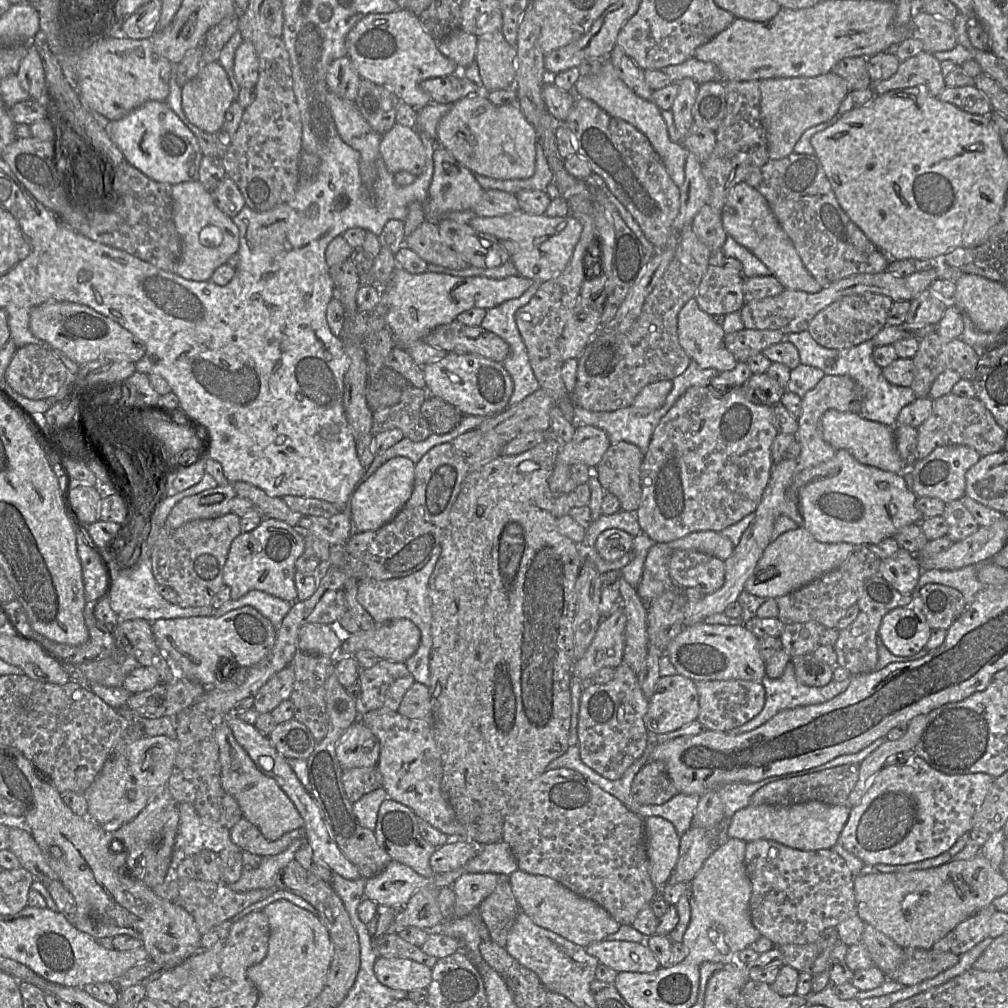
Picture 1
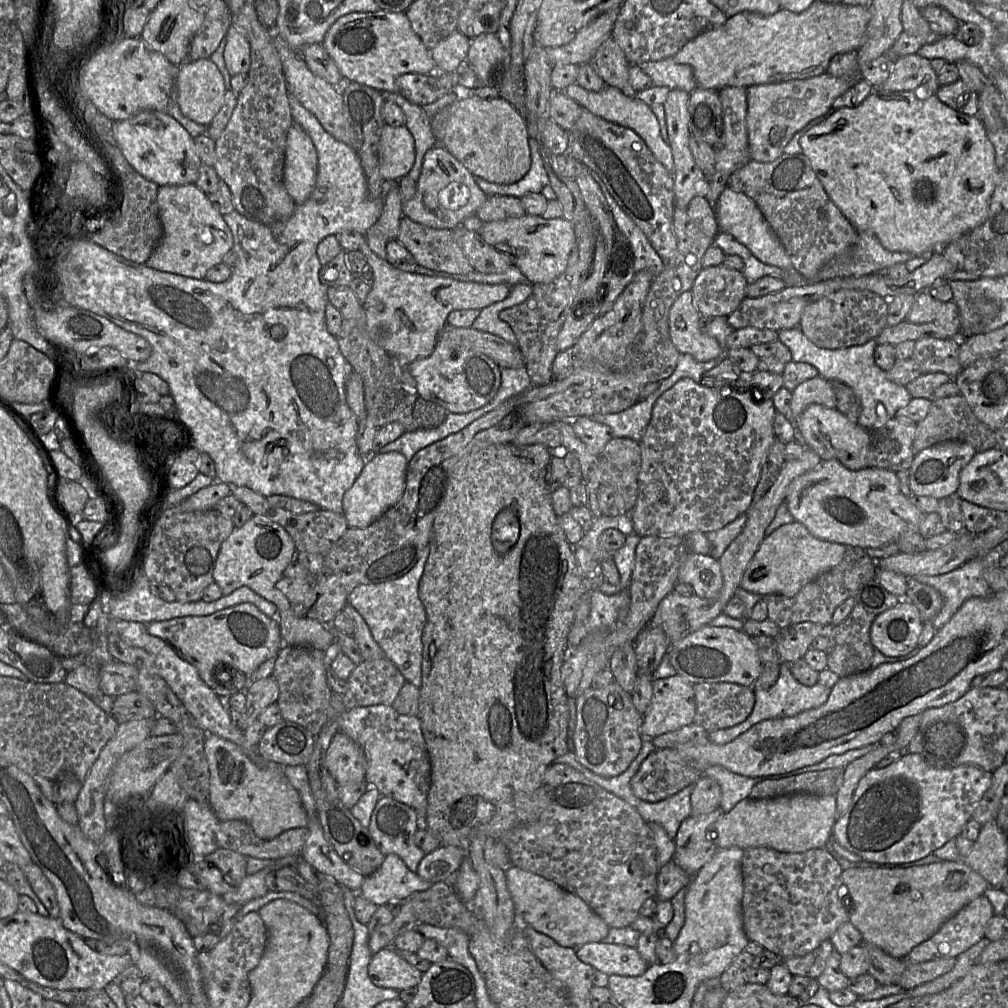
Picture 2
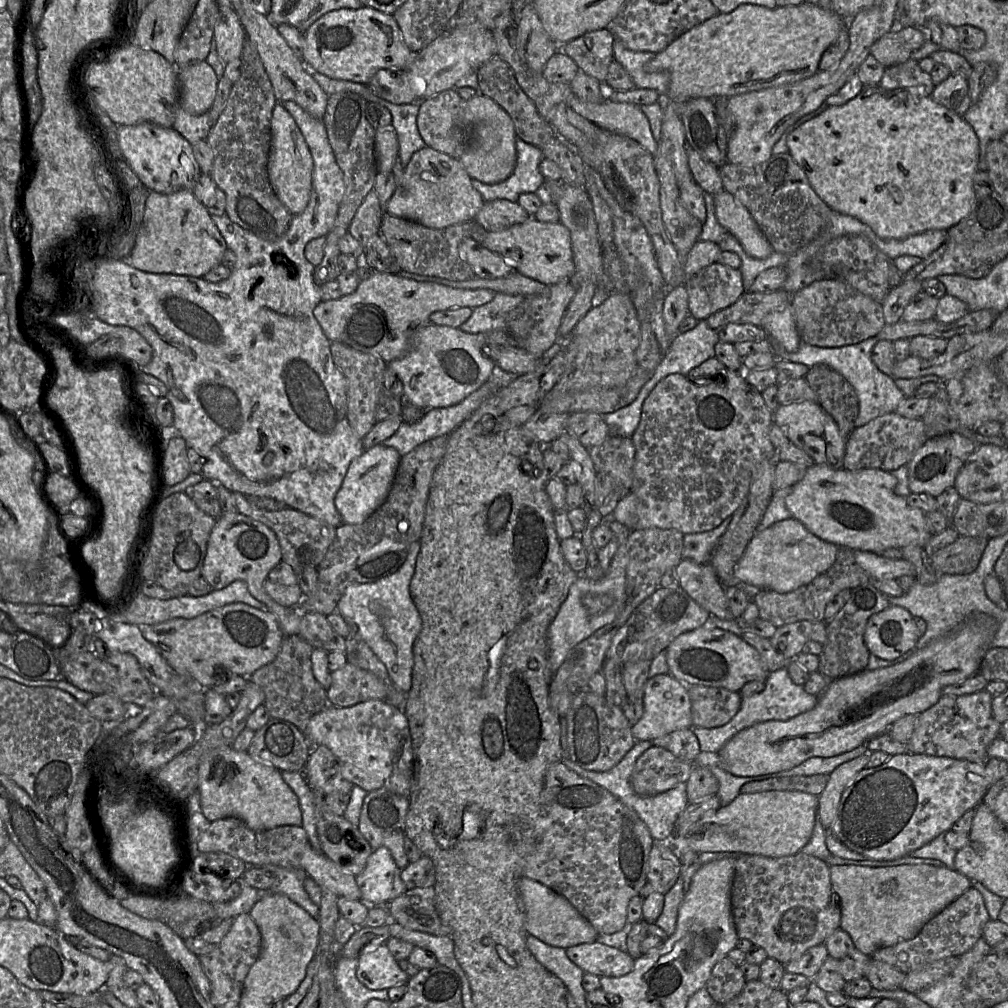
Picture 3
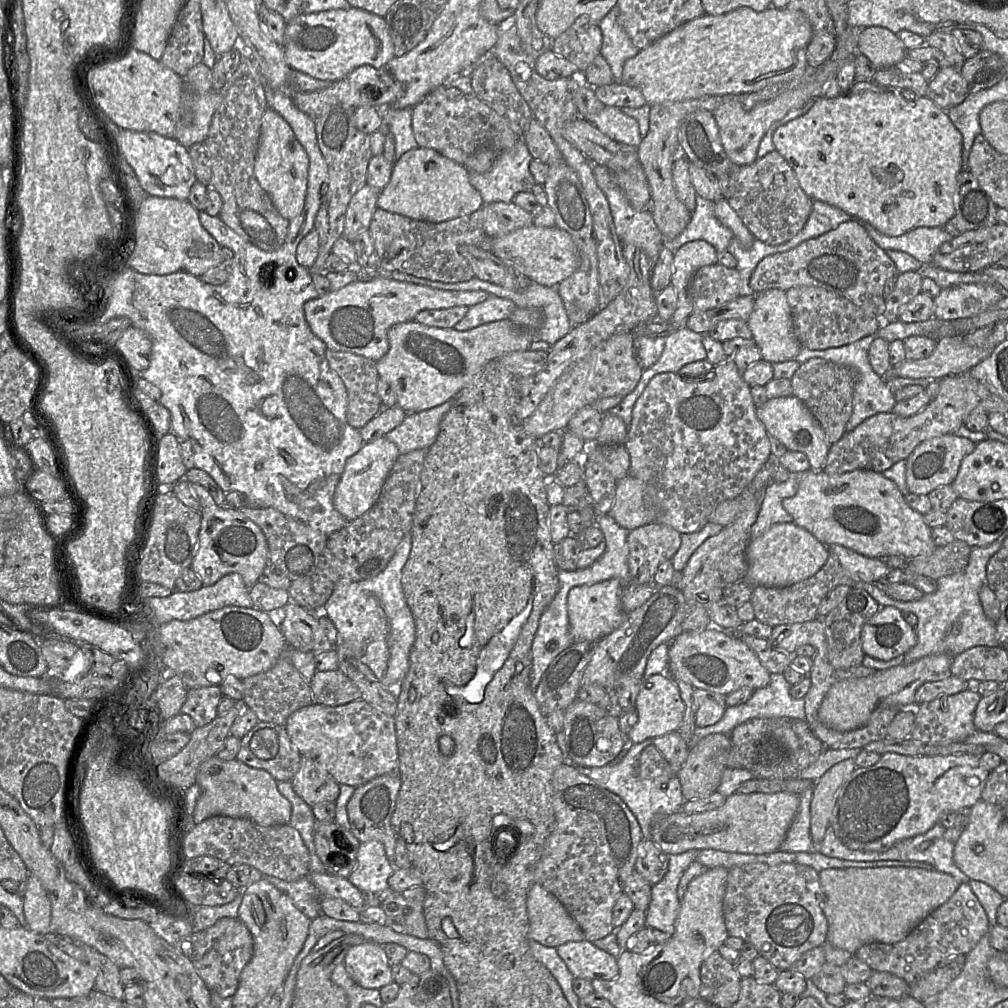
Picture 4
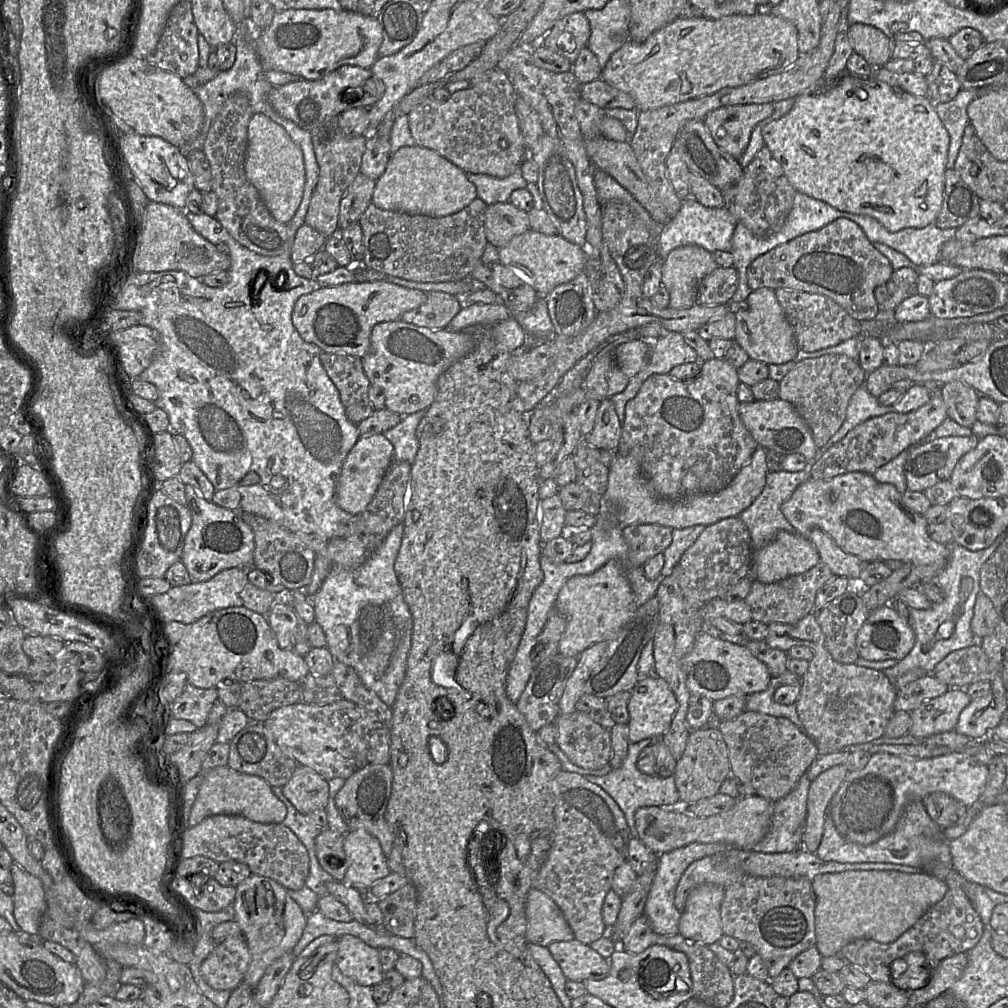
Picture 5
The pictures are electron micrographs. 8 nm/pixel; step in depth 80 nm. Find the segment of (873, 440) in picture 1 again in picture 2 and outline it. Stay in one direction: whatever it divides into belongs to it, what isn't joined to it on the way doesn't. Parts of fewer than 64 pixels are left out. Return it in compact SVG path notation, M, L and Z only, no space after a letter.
M811 404L794 421L794 426L803 438L803 446L818 454L822 461L837 459L850 470L869 467L868 451L873 439L872 431L851 422L837 409Z

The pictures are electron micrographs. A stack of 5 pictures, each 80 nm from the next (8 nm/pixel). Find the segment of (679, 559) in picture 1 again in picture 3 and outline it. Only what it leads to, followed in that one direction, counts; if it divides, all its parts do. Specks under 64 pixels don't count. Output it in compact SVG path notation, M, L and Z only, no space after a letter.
M682 559L675 567L675 572L680 588L712 617L734 619L725 595L726 588L710 562L697 563L691 559Z

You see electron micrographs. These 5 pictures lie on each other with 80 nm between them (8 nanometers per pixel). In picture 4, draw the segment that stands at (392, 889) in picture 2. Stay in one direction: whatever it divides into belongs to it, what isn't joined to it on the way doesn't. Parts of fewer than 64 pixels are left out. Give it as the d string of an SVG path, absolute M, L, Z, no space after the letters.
M361 842L357 863L348 880L368 897L380 899L390 892L388 879L395 867L388 860L381 842Z

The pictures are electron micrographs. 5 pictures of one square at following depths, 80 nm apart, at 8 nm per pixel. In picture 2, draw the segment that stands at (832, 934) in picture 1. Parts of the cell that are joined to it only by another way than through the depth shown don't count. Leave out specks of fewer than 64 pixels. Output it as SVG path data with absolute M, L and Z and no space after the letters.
M826 939L818 947L805 955L783 958L781 962L793 976L800 975L816 979L825 969L827 959L833 949L831 940Z

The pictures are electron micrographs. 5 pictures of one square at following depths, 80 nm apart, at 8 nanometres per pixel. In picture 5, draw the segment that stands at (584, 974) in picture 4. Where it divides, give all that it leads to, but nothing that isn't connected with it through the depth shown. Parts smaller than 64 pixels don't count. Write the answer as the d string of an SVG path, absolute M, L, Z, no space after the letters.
M578 940L555 942L547 948L568 981L601 980L610 973L609 960Z

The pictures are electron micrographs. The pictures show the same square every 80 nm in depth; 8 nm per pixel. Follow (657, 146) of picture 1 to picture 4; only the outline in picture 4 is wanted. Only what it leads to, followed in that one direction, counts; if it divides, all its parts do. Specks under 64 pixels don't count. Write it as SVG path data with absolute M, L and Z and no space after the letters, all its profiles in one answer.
M605 106L599 113L588 115L584 119L618 143L637 148L643 139L638 122L618 107Z

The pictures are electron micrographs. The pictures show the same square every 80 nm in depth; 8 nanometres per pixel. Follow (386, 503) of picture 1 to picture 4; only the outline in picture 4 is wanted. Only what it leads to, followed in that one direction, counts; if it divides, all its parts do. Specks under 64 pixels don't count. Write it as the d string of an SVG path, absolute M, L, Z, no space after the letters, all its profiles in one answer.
M386 437L364 443L362 448L346 461L333 496L335 509L348 521L353 521L370 510L376 503L382 486L399 455L396 444Z

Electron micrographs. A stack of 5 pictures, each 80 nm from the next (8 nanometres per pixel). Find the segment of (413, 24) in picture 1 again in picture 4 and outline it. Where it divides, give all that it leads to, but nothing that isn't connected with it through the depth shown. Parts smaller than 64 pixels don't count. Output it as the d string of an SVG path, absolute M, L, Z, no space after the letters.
M359 8L327 10L311 14L303 14L286 23L282 48L285 60L294 71L309 76L335 82L344 79L360 66L372 66L385 69L388 62L396 57L384 17Z

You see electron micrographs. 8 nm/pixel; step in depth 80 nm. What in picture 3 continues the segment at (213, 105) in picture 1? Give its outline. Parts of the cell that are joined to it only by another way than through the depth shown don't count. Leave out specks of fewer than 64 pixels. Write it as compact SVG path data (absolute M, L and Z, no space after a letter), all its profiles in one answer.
M204 60L178 70L179 103L188 113L206 113L215 100L218 76Z

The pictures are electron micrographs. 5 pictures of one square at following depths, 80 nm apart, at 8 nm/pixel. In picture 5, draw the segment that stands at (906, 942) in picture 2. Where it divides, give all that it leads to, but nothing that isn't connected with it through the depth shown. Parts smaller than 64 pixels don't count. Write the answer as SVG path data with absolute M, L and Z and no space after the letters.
M848 870L824 873L812 880L815 895L815 947L822 957L833 956L849 942L856 939L872 939L880 943L891 943L934 904L939 902L949 890L947 884L928 873L904 873L896 870Z

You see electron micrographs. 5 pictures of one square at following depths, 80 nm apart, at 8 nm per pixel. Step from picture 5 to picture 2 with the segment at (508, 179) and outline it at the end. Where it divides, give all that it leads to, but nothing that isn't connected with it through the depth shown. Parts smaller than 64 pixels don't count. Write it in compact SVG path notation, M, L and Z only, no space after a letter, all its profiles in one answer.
M530 137L529 147L531 151L531 167L521 180L511 184L497 184L474 176L475 182L487 196L504 195L521 198L528 193L539 193L549 184L538 141Z

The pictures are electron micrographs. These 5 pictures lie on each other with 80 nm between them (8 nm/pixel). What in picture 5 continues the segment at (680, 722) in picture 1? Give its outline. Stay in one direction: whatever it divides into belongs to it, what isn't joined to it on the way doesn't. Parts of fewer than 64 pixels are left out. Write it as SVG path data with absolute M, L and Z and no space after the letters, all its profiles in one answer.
M655 675L641 677L631 690L628 703L629 741L660 739L669 729L677 709L677 699L664 679Z

